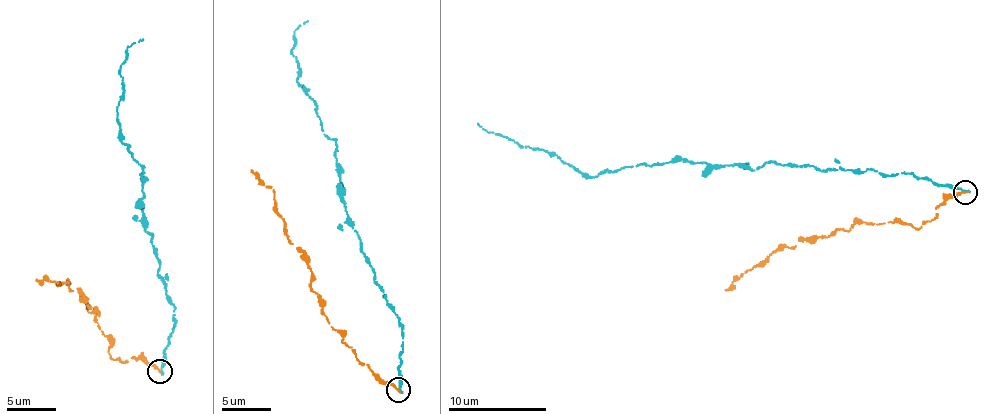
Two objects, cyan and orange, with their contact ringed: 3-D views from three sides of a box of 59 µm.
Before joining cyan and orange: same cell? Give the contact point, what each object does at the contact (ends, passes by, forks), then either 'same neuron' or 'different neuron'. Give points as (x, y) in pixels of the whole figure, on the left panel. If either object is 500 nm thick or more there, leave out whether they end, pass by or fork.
place (159, 371); cyan ends; orange ends; different neuron

